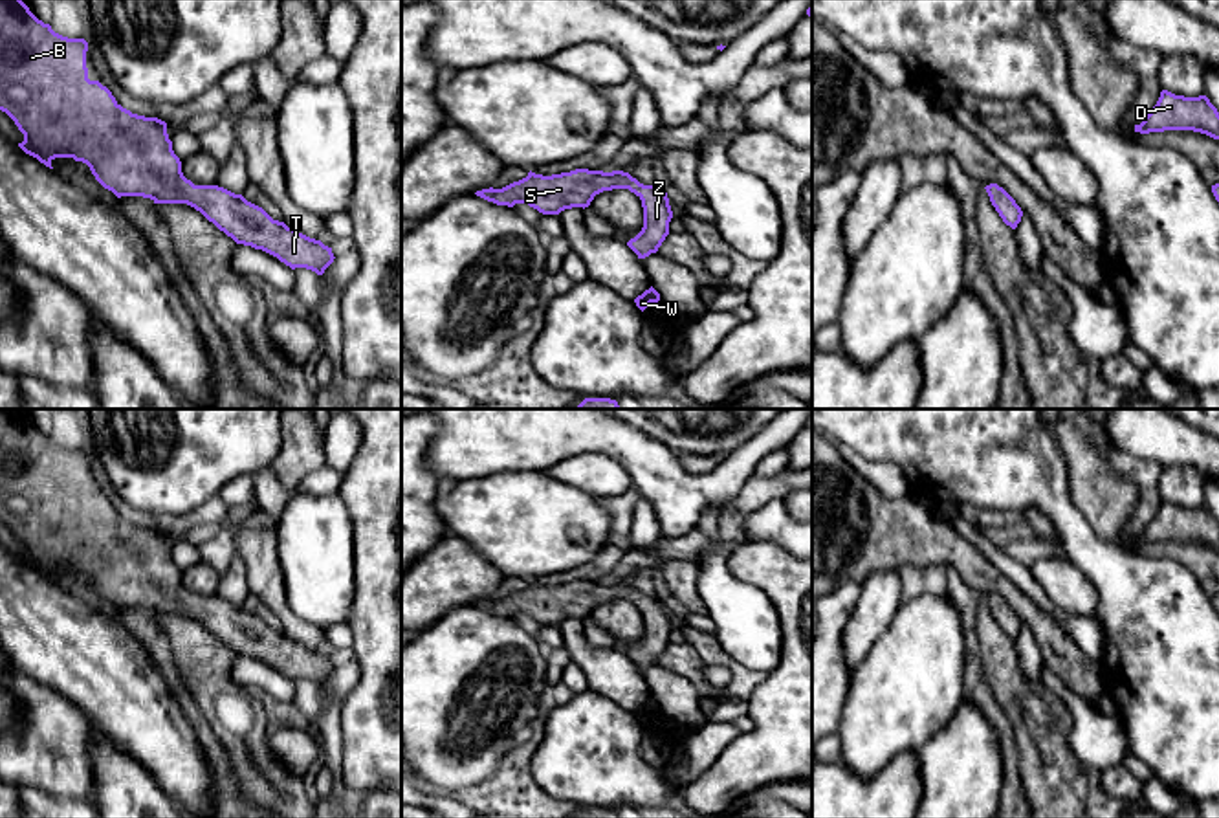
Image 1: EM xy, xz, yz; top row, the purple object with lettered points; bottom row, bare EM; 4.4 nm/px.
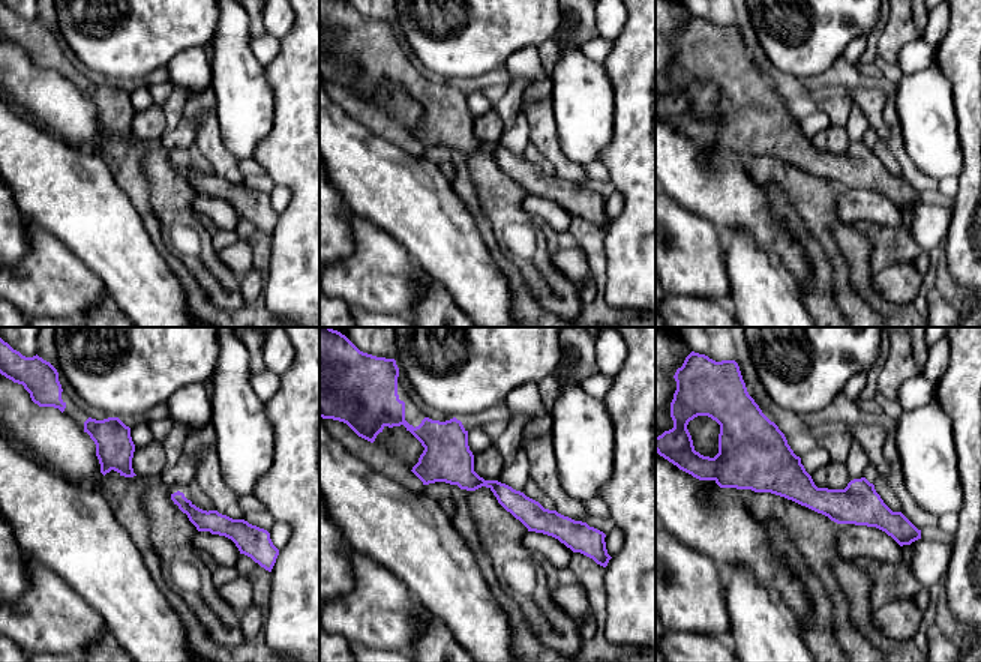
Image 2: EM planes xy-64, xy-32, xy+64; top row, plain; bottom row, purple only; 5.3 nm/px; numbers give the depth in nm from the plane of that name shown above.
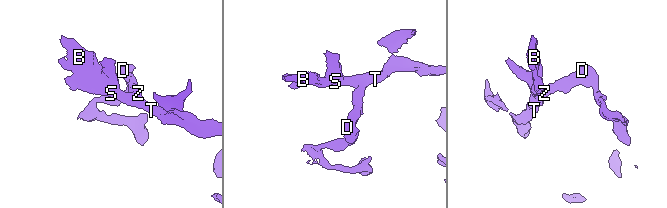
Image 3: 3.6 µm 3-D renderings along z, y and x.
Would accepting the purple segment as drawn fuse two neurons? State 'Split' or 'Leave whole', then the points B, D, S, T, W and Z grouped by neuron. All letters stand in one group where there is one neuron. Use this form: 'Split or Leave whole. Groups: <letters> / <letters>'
Leave whole. Groups: B D S T W Z

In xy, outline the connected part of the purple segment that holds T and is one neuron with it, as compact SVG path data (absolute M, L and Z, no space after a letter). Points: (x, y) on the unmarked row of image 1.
M0 409L0 521L5 523L24 552L18 558L37 569L46 578L51 578L55 569L73 569L90 578L95 591L117 609L143 607L154 614L187 614L200 622L220 642L231 647L236 655L262 660L280 673L295 679L306 679L323 686L334 673L332 658L321 651L310 649L284 633L273 631L262 618L247 613L242 605L235 605L218 596L194 596L181 583L181 572L172 561L172 552L167 545L167 534L158 528L145 528L123 519L112 503L99 492L88 490L86 479L88 453L84 449L68 449L51 440L49 435L38 431L20 409Z

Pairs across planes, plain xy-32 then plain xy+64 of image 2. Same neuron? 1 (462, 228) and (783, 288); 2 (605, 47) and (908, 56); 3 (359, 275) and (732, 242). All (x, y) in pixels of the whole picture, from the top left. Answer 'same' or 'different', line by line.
1: different
2: same
3: different

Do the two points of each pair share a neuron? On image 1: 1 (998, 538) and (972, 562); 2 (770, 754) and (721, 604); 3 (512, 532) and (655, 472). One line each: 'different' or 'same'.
1: different
2: different
3: different

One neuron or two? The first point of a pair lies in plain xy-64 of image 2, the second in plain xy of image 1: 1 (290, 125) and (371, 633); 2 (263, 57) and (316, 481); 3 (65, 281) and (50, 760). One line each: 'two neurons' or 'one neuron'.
1: one neuron
2: one neuron
3: one neuron

